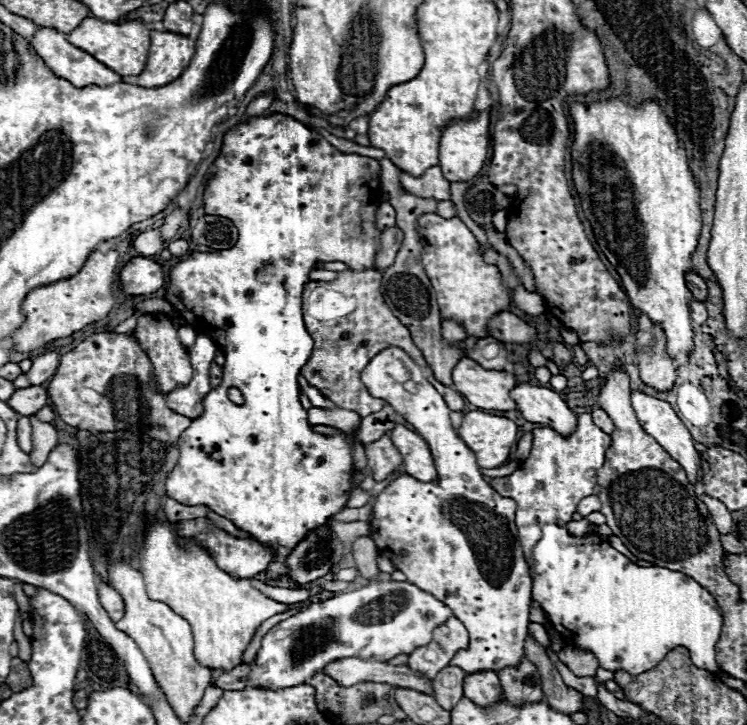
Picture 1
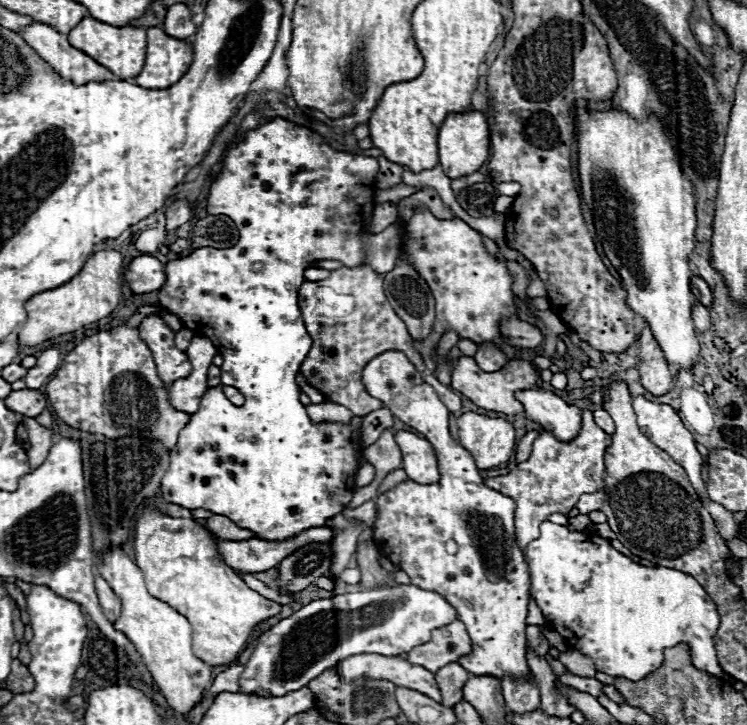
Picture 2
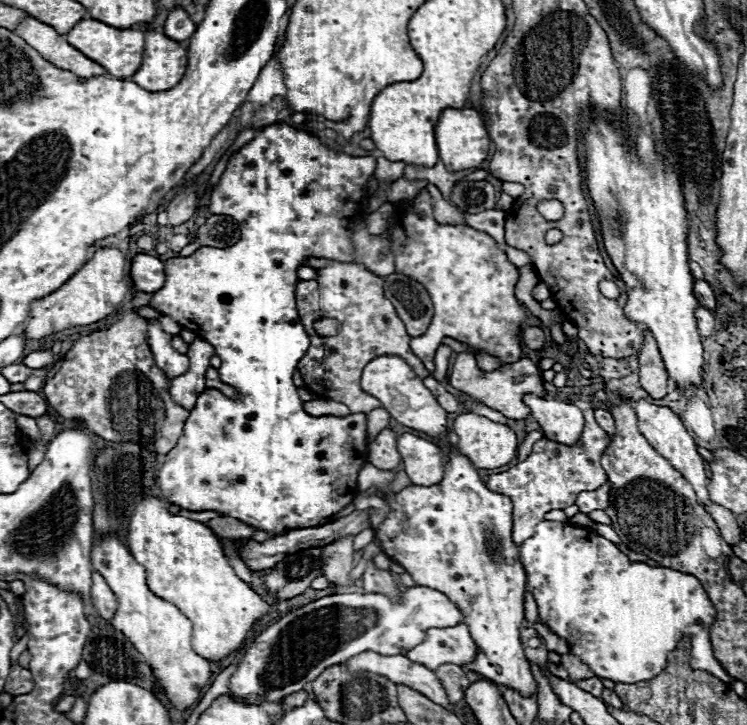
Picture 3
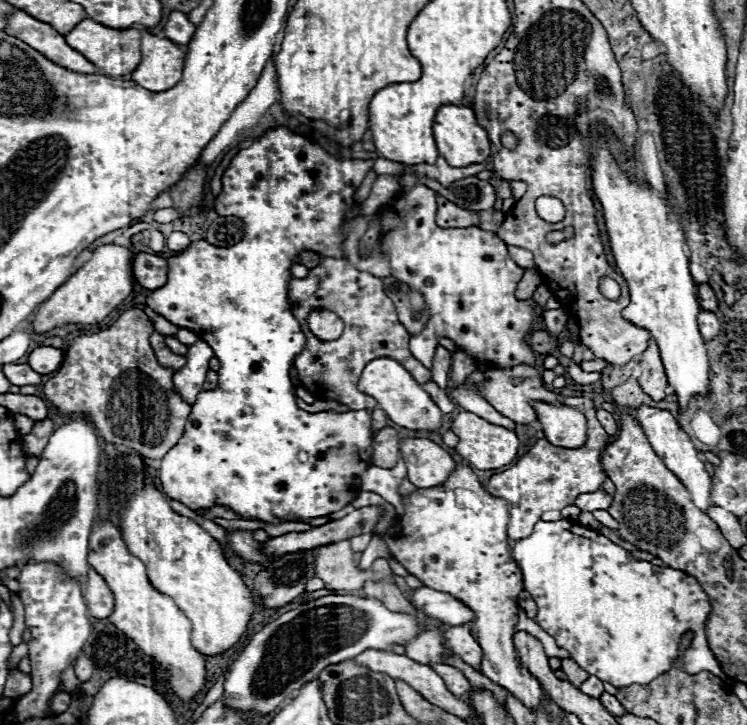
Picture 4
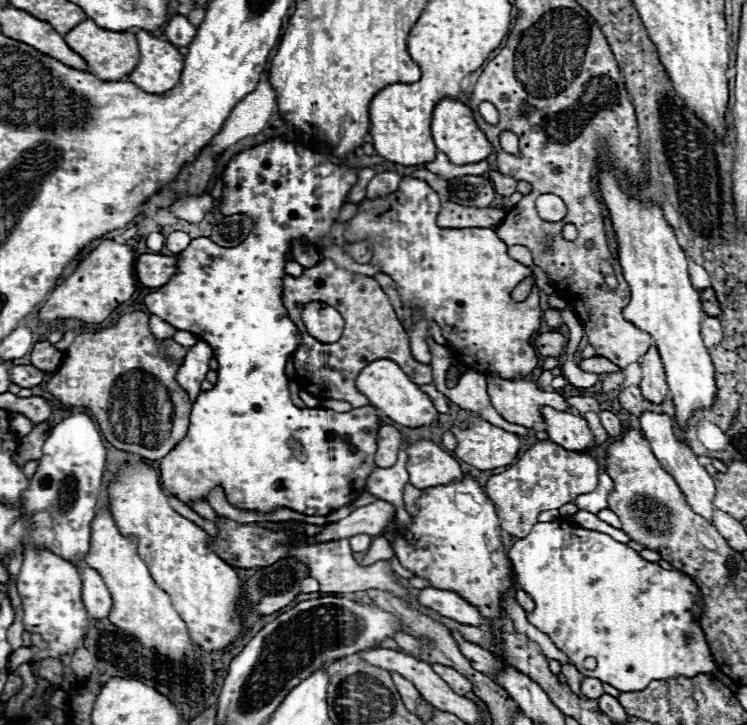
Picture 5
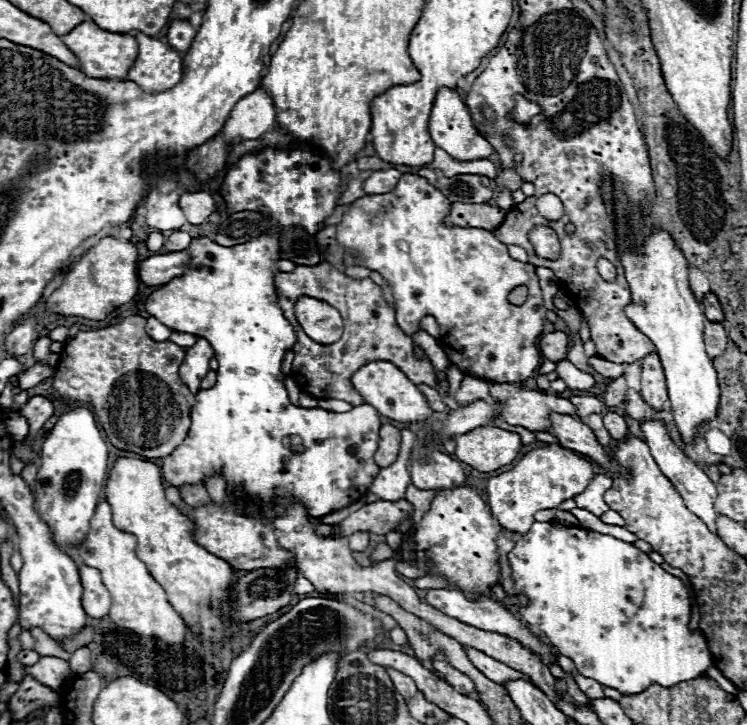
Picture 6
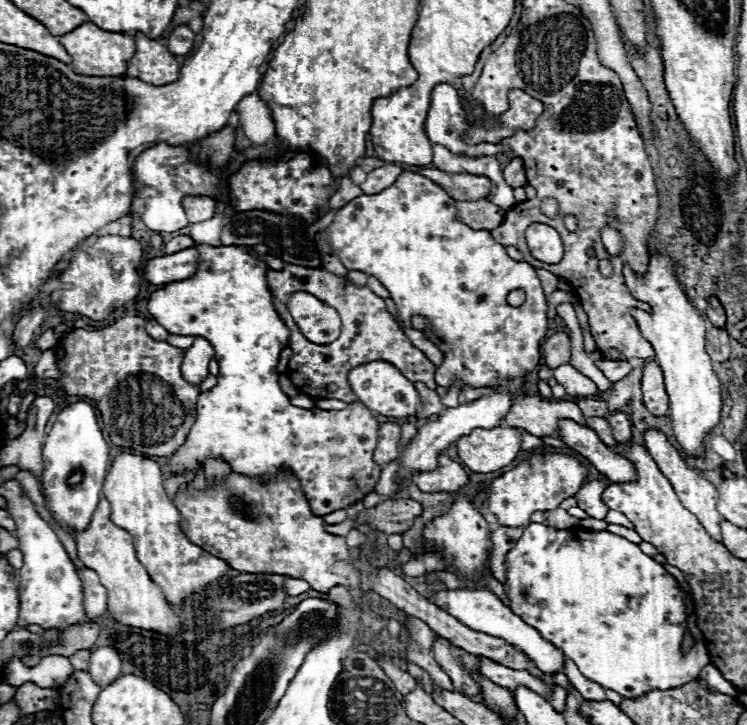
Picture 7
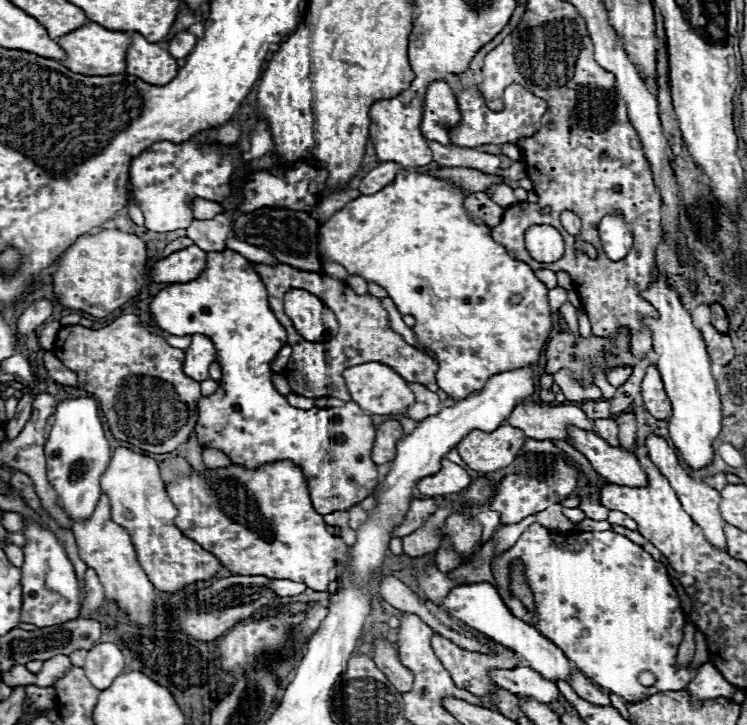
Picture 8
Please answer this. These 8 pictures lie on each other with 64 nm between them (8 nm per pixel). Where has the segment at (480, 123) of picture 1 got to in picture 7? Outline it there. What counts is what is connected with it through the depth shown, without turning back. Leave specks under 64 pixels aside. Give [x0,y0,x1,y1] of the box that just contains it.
[426,84,504,156]

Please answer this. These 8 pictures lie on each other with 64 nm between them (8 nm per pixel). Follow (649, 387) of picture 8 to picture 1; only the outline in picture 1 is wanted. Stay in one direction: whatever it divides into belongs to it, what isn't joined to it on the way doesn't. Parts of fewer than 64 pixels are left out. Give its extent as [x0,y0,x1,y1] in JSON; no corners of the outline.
[636,314,678,392]

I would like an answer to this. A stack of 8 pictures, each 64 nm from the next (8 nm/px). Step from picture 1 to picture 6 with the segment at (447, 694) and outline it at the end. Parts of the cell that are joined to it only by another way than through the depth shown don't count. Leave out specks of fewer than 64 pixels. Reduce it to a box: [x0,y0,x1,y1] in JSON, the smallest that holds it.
[432,656,474,694]

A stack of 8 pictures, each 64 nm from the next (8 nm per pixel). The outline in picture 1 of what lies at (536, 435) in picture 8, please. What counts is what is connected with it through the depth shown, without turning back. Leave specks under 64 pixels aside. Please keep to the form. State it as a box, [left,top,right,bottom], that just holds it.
[452,358,522,410]

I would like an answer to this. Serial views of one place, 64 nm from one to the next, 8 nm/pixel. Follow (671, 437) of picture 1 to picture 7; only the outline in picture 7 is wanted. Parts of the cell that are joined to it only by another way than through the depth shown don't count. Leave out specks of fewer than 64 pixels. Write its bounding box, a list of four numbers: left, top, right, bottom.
[644,428,722,540]

